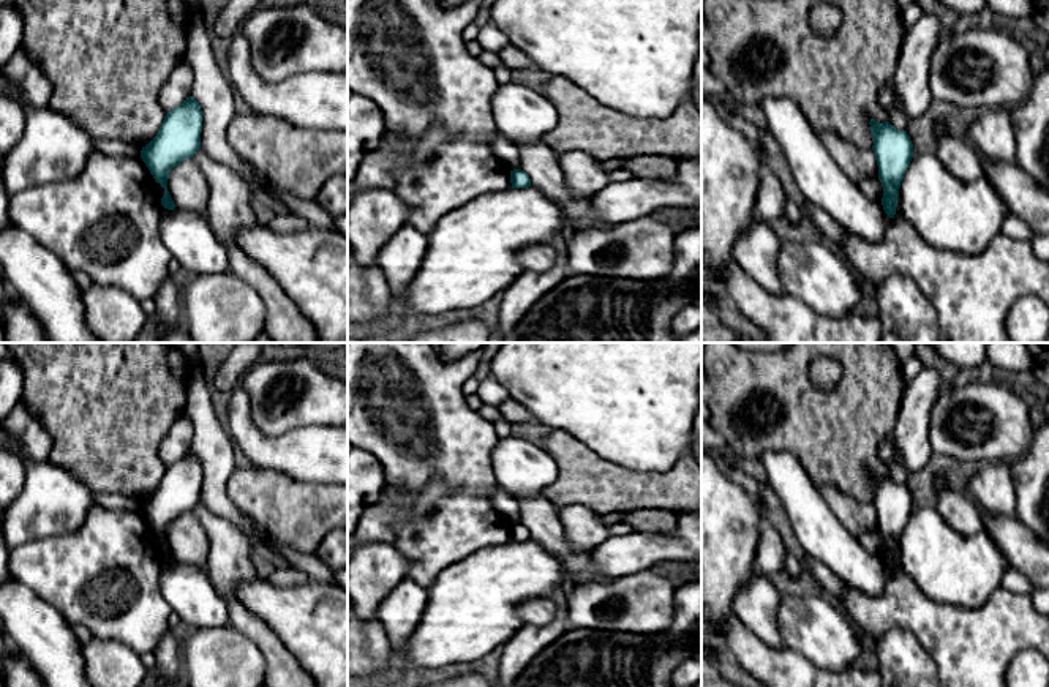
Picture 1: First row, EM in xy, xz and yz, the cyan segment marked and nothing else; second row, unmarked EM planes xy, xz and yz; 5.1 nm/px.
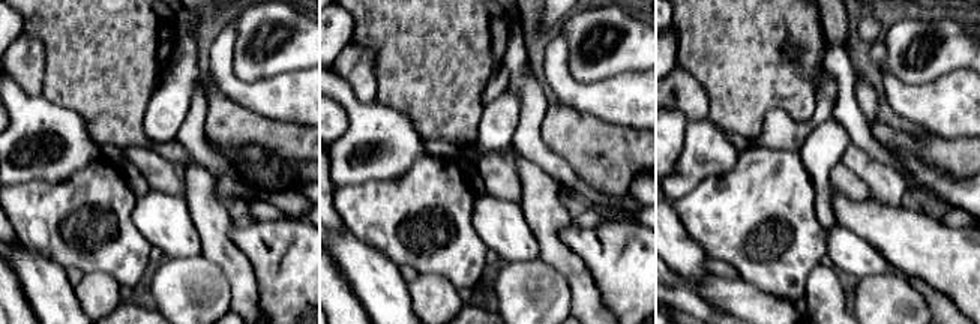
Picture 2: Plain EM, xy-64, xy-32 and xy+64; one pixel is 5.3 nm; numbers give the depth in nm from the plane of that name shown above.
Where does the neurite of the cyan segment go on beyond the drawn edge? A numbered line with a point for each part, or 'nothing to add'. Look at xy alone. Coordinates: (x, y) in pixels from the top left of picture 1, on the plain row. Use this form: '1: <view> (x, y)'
nothing to add

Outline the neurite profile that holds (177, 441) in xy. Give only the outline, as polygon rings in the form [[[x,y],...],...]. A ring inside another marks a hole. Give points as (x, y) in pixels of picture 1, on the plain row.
[[[183,414],[175,419],[174,425],[160,444],[160,458],[164,467],[180,460],[191,450],[194,428],[191,420]]]

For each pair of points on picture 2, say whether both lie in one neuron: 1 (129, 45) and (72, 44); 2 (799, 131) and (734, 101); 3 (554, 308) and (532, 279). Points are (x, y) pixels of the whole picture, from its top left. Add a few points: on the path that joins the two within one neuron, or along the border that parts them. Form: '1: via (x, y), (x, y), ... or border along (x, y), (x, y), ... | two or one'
1: via (116, 45), (86, 44) | one
2: border along (800, 122), (772, 108), (763, 131), (751, 140) | two
3: via (547, 300), (533, 287) | one

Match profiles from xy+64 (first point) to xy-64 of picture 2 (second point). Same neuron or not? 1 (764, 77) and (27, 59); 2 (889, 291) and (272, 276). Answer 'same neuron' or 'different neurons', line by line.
1: different neurons
2: different neurons

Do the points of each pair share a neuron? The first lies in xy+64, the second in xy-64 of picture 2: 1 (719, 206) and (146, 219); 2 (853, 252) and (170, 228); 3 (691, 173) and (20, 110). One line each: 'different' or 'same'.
1: different
2: same
3: same

